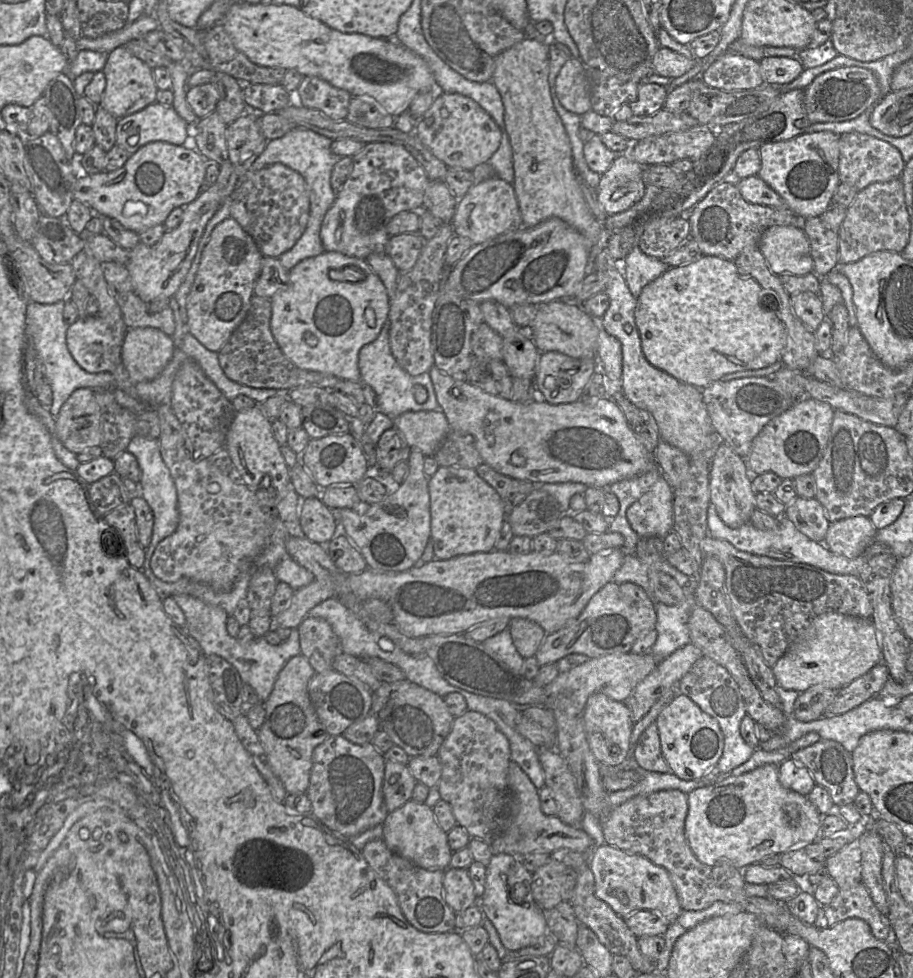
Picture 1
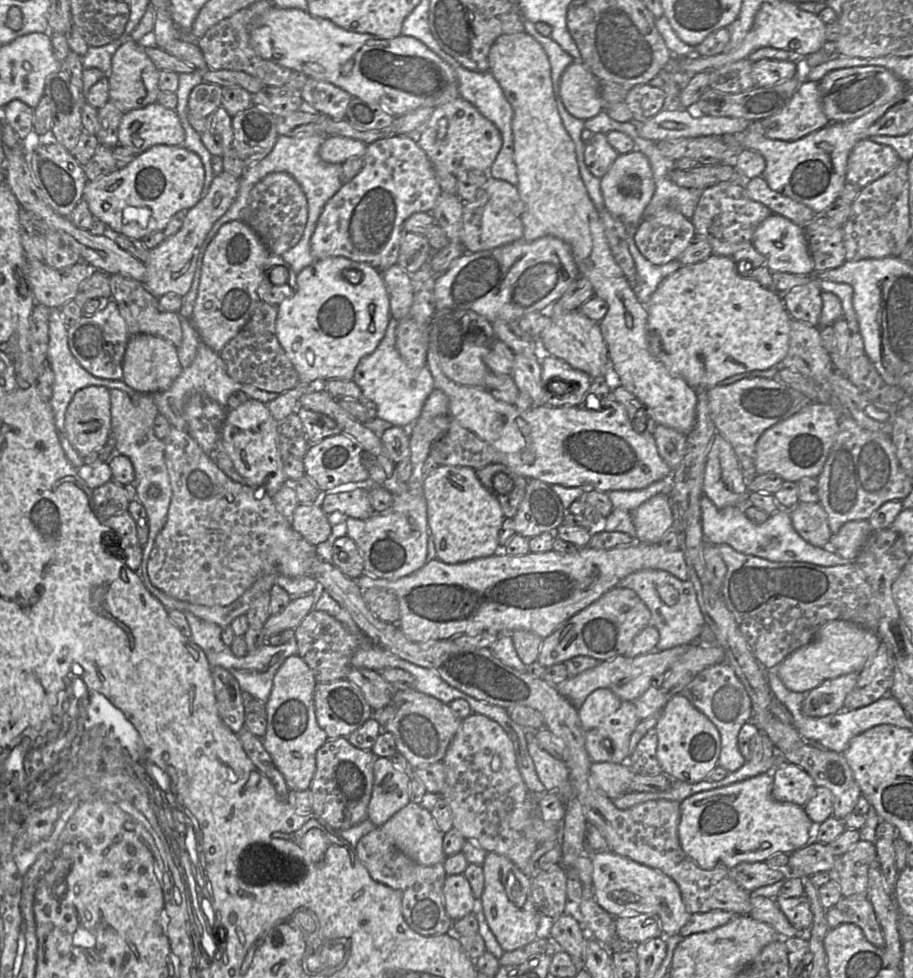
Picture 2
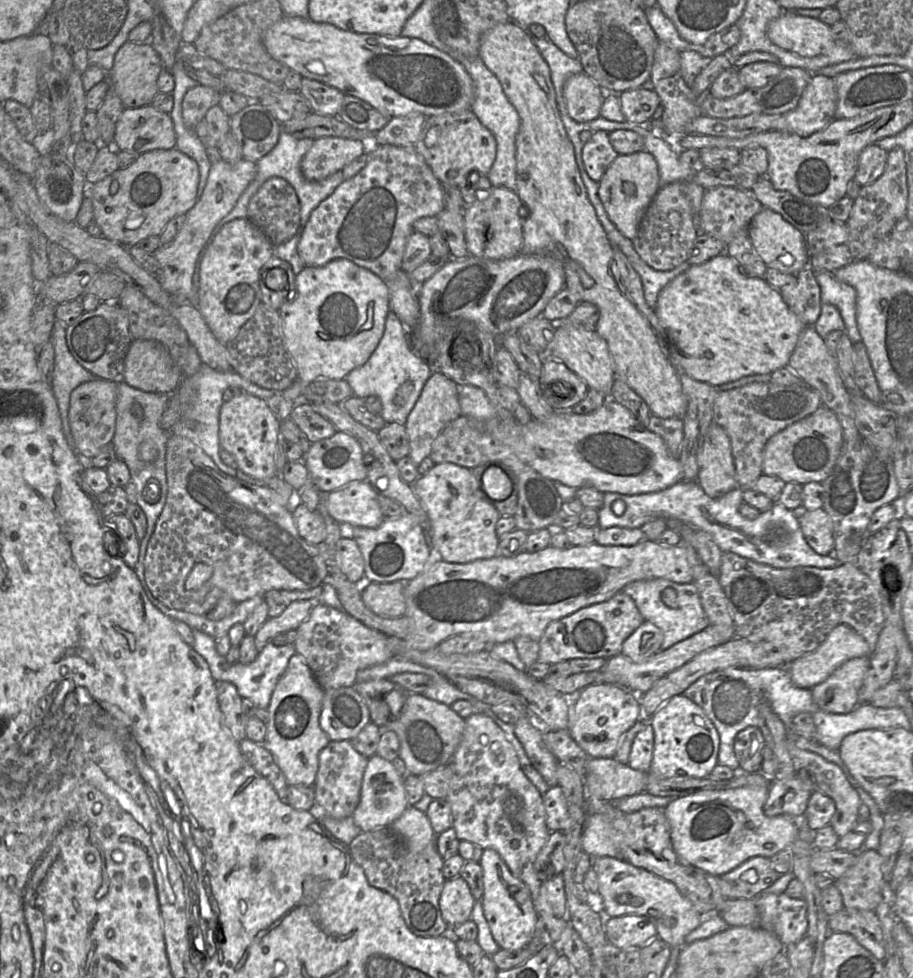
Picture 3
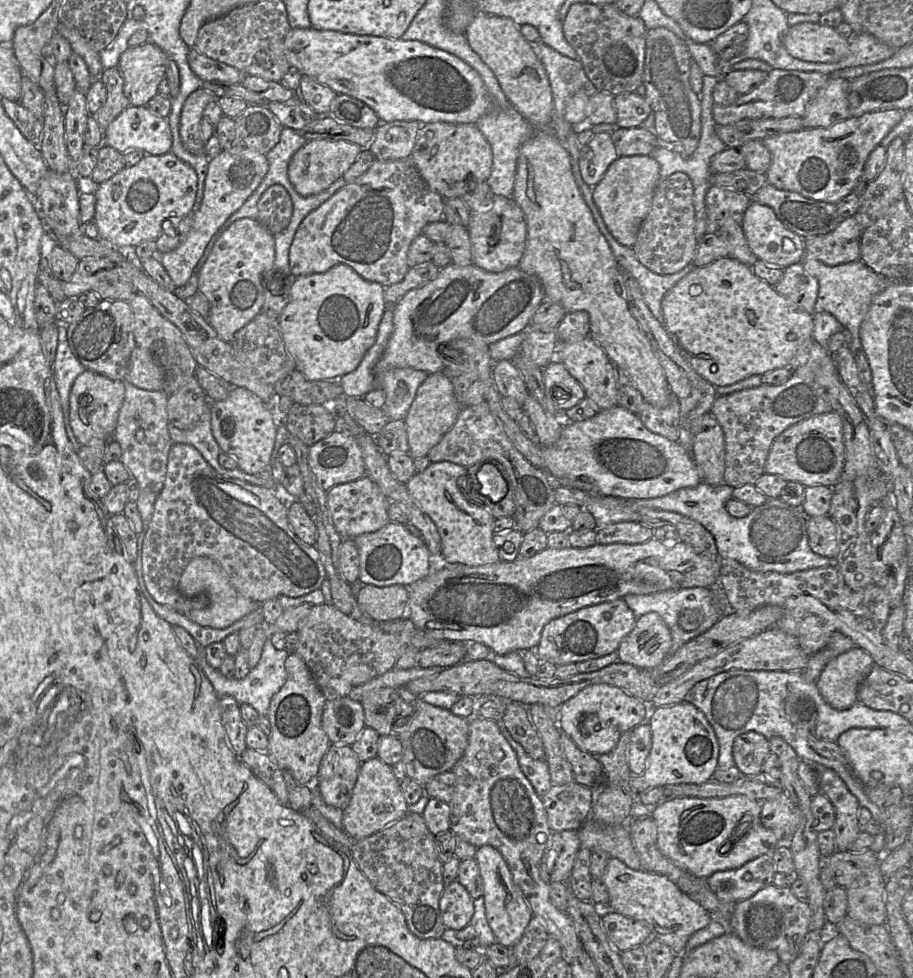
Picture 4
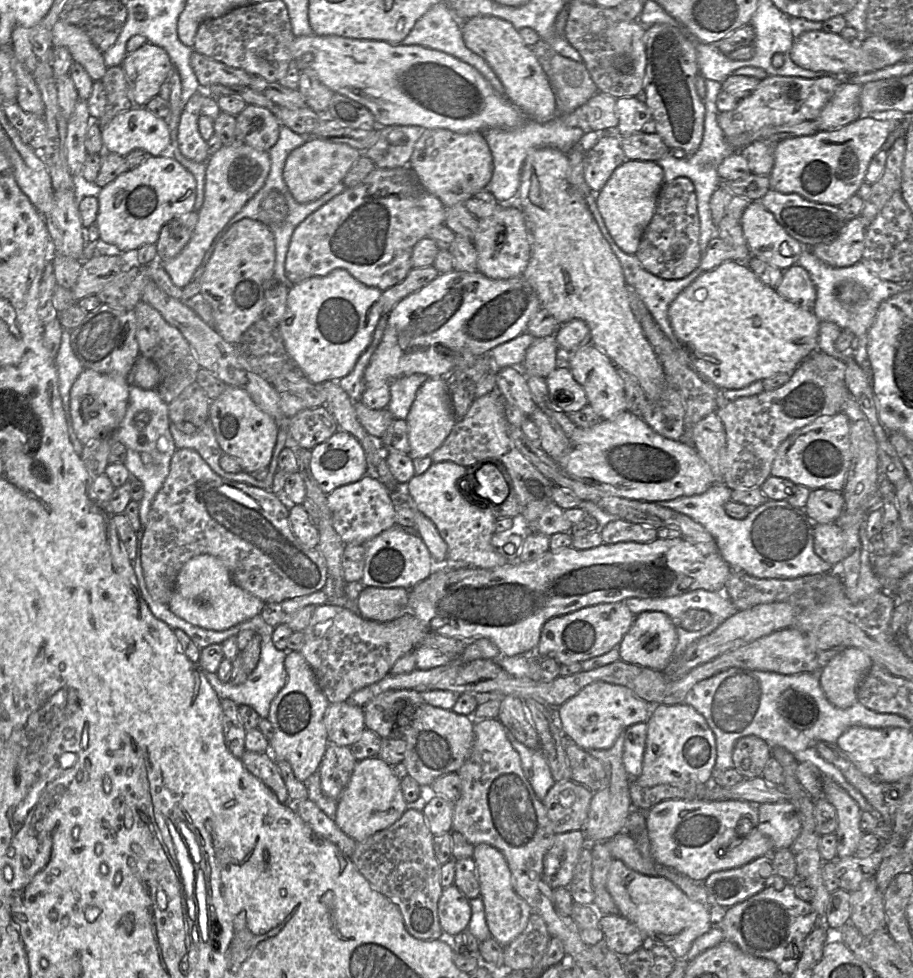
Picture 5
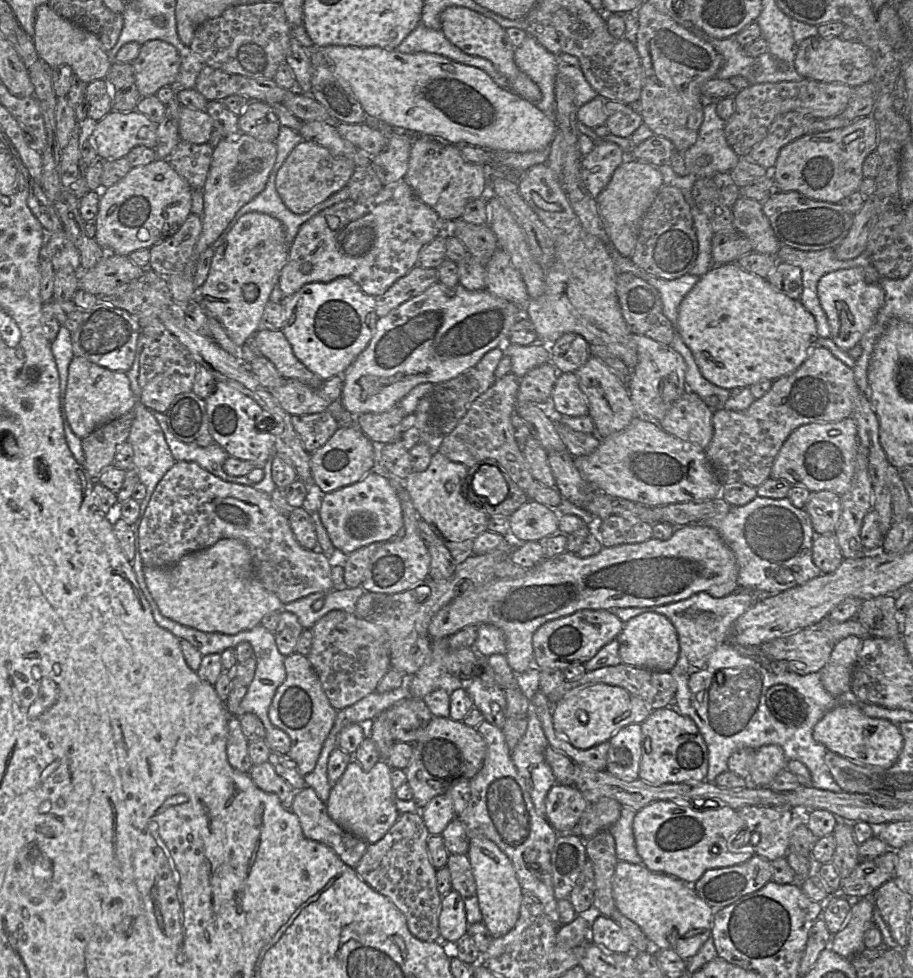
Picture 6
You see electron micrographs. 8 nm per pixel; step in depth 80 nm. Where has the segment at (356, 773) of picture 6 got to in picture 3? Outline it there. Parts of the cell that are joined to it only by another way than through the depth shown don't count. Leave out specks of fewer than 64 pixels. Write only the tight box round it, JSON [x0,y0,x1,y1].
[351,754,408,832]

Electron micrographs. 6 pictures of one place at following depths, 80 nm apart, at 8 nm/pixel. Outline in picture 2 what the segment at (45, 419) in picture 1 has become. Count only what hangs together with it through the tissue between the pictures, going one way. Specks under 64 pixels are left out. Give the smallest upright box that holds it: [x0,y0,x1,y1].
[47,308,136,433]

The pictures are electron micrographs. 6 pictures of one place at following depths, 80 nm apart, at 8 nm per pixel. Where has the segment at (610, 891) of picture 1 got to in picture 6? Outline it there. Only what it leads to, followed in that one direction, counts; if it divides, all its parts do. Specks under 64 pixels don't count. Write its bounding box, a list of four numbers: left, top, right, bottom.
[612,861,715,960]

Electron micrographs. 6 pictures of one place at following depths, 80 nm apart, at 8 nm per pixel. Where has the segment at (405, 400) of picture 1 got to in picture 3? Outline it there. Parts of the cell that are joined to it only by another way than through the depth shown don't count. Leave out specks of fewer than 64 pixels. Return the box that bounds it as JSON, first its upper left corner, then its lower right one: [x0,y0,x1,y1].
[346,310,433,425]

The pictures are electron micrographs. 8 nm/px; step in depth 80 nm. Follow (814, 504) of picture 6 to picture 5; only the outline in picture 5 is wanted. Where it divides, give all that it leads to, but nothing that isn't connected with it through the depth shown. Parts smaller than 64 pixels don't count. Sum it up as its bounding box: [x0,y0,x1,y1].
[804,488,844,524]

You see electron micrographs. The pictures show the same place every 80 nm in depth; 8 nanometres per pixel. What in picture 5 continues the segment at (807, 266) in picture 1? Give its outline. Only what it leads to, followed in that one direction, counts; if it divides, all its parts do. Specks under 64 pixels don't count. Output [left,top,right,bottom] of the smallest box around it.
[740,201,804,270]

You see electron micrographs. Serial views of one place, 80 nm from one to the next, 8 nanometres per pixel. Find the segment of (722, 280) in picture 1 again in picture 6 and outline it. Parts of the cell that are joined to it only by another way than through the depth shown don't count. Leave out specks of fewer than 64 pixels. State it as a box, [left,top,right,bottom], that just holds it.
[677,263,819,390]

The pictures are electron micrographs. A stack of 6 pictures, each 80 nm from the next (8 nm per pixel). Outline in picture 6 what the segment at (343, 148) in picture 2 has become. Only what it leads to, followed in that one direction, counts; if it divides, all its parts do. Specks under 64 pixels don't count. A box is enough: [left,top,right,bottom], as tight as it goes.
[276,140,354,214]

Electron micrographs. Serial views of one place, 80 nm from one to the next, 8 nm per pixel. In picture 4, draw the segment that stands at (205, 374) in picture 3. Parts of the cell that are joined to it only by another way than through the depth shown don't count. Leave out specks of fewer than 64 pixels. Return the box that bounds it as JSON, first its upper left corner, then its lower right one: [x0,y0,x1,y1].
[168,401,268,486]

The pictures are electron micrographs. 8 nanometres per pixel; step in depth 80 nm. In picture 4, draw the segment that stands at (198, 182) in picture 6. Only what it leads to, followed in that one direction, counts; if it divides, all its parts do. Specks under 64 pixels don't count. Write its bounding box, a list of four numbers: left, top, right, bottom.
[180,87,217,154]

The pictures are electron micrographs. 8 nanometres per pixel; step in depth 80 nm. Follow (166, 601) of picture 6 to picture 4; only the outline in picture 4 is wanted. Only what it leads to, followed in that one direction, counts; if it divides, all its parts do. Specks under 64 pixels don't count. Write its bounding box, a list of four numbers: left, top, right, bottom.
[179,556,262,629]

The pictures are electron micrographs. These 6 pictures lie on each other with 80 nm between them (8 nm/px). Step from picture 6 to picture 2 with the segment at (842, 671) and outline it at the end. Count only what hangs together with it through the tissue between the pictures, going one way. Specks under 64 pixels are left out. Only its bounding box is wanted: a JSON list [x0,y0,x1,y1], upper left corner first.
[802,672,859,717]

